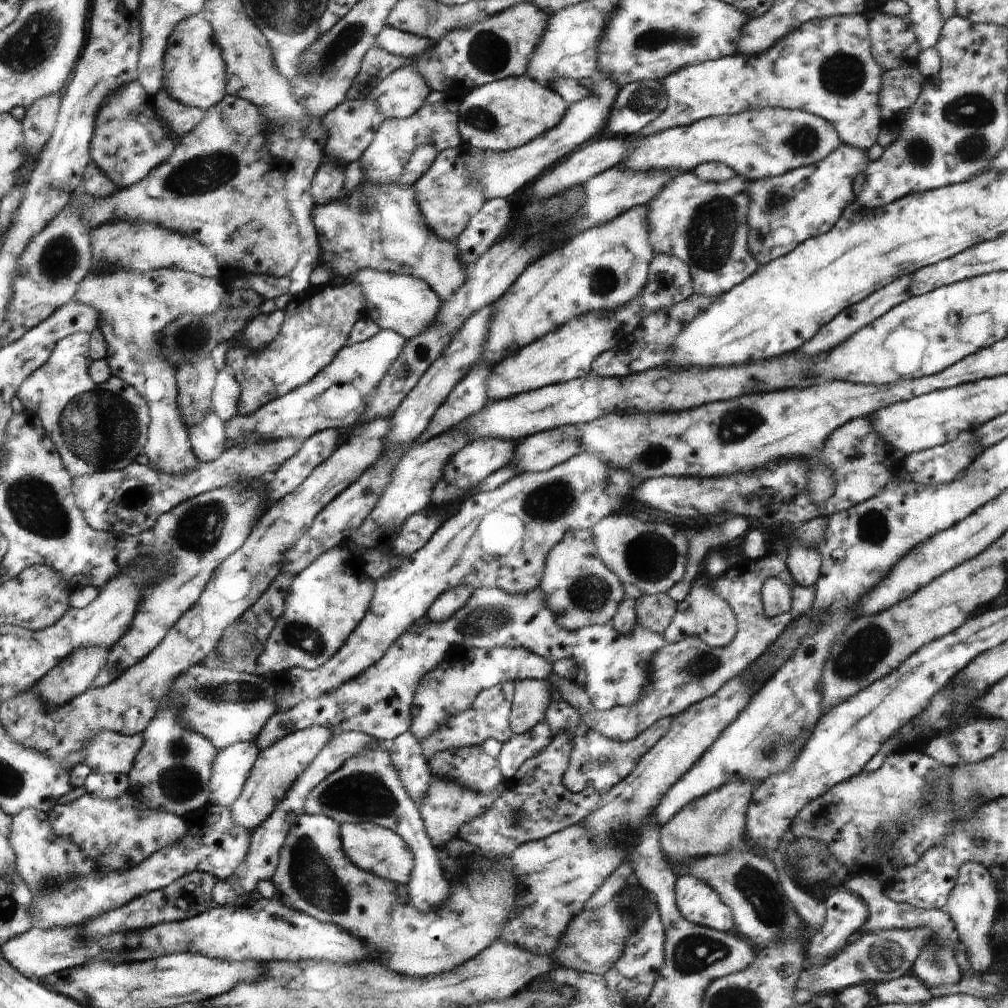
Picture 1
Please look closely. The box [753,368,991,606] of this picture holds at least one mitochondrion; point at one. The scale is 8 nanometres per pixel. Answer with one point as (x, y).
(873, 526)

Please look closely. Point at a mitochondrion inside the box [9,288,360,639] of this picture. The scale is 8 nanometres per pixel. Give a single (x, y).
(98, 430)

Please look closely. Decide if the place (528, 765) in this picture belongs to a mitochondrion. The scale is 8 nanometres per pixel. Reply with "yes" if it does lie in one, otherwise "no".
no

